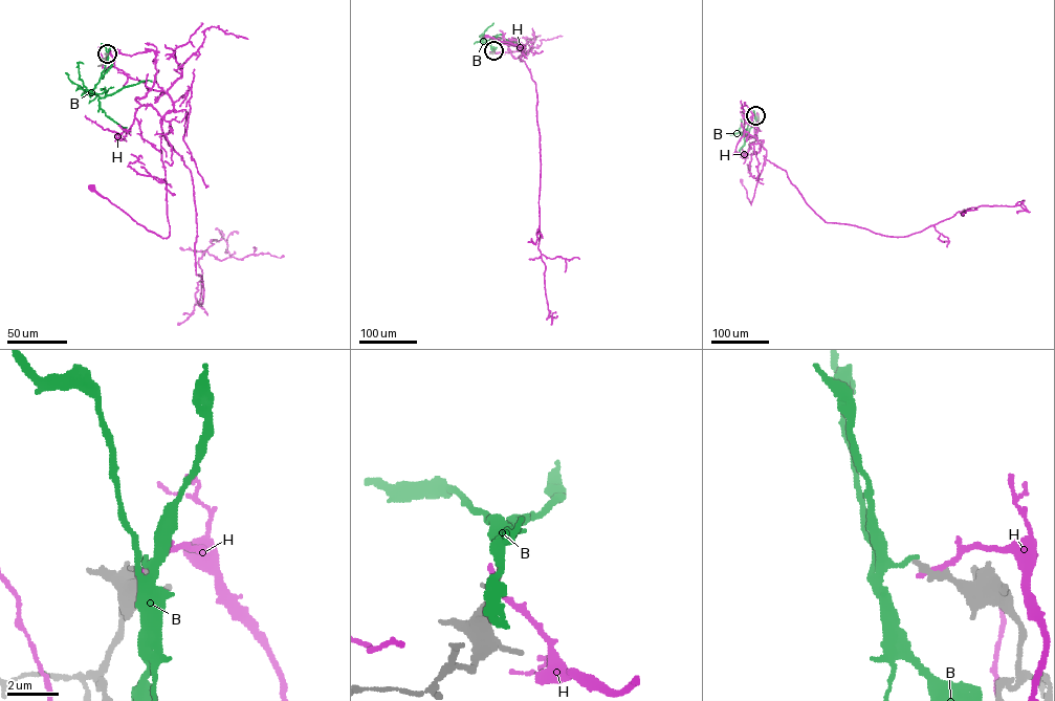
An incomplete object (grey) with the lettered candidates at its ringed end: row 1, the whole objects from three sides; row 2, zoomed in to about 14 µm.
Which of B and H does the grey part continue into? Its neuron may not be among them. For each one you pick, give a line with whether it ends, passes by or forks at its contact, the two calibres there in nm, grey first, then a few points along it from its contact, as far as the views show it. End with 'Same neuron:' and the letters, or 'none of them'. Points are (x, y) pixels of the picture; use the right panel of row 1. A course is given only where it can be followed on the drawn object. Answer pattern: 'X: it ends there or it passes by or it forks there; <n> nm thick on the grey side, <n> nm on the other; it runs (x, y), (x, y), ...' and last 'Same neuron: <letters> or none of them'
Same neuron: none of them

